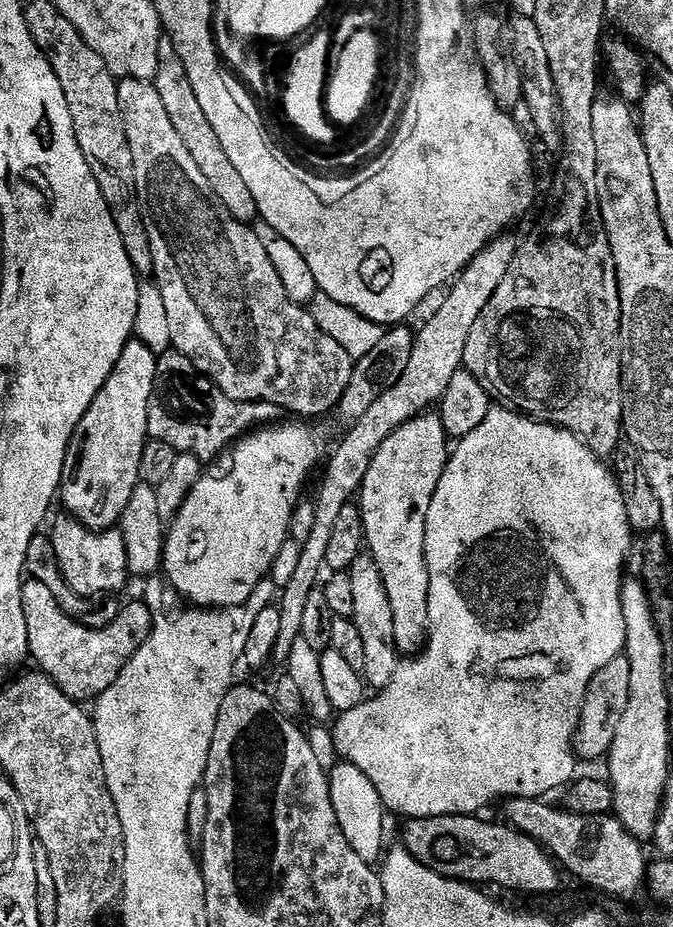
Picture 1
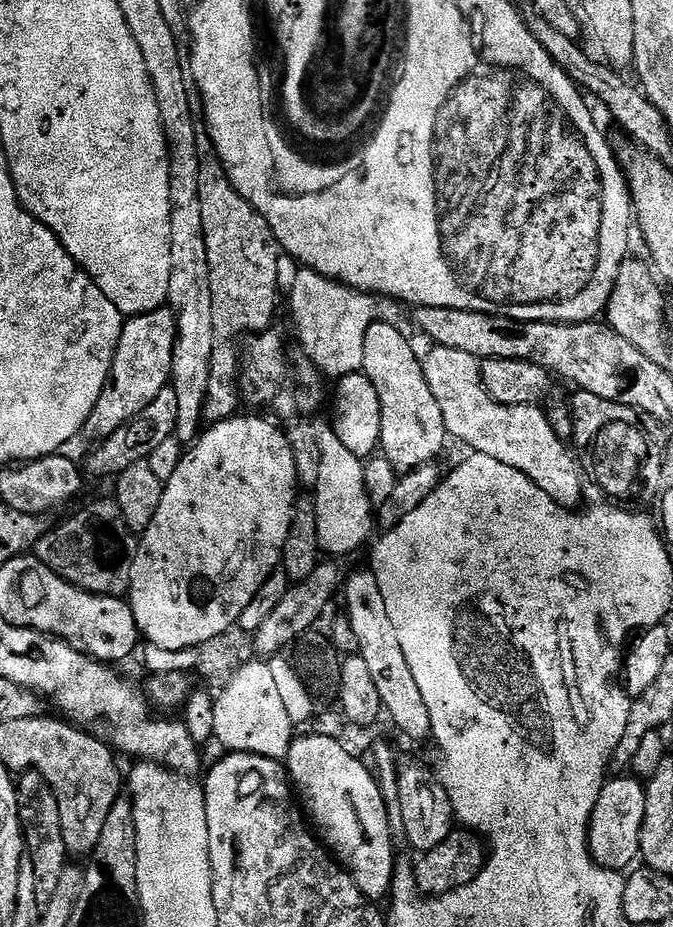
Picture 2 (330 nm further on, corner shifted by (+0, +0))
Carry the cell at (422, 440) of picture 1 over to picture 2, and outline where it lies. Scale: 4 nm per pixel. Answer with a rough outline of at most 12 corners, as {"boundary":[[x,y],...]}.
{"boundary":[[392,324],[366,330],[382,456],[403,474],[444,448],[421,357]]}

